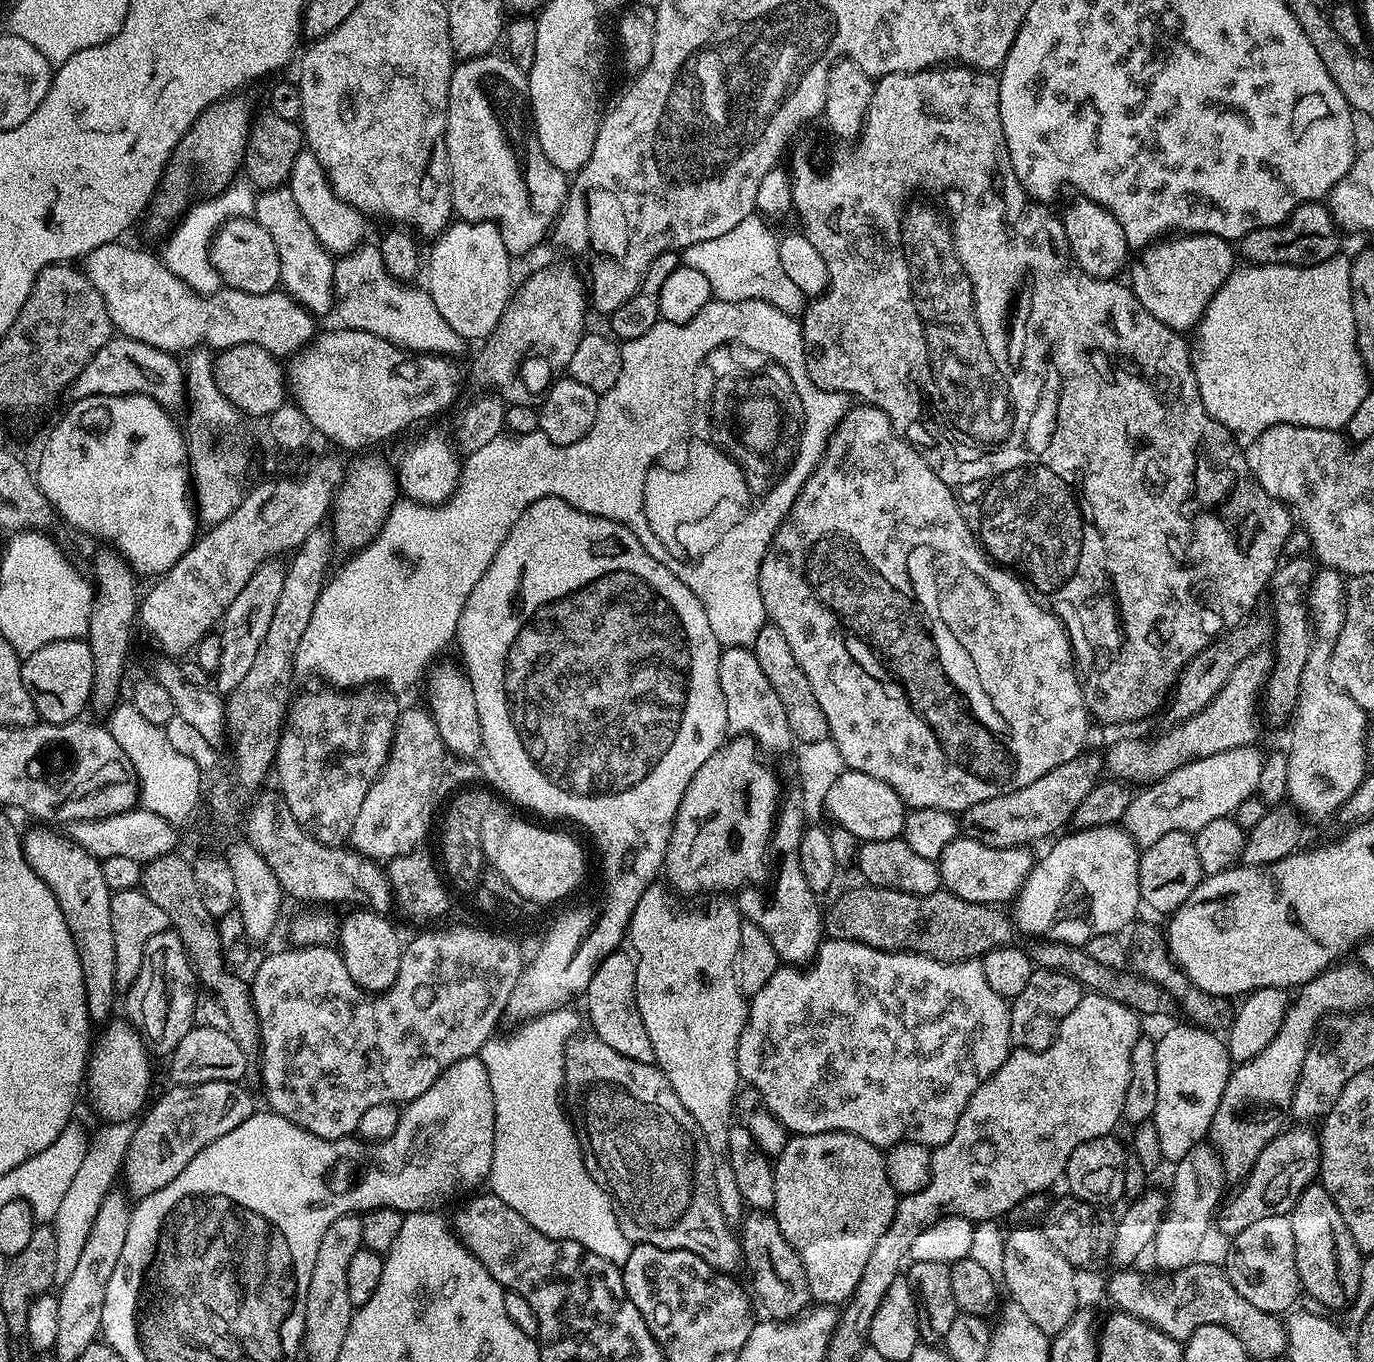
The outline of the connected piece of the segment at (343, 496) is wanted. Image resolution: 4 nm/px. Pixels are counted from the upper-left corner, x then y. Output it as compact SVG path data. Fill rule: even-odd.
M362 454L352 464L347 465L344 481L333 497L330 527L335 541L340 545L359 547L366 545L380 531L389 510L398 500L398 485L395 471L384 459Z

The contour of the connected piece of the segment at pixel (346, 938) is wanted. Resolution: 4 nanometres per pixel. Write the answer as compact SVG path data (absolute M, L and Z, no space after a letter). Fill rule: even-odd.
M352 910L348 917L338 926L338 936L340 932L340 944L338 943L338 951L340 957L346 962L346 971L350 973L350 978L354 978L354 982L358 986L362 986L367 992L384 992L390 986L394 986L394 982L398 978L398 970L400 969L400 953L402 951L402 939L396 933L396 928L387 919L387 915L374 912L371 910Z

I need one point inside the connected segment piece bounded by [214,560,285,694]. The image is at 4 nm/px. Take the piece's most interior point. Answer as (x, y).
(243, 627)

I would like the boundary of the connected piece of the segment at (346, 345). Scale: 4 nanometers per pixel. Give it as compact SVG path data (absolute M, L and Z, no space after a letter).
M337 327L337 332L321 331L307 349L291 357L286 368L286 384L296 407L310 418L313 429L344 448L368 450L371 444L403 430L415 420L436 416L456 400L460 392L460 368L444 355L413 354L369 332Z

